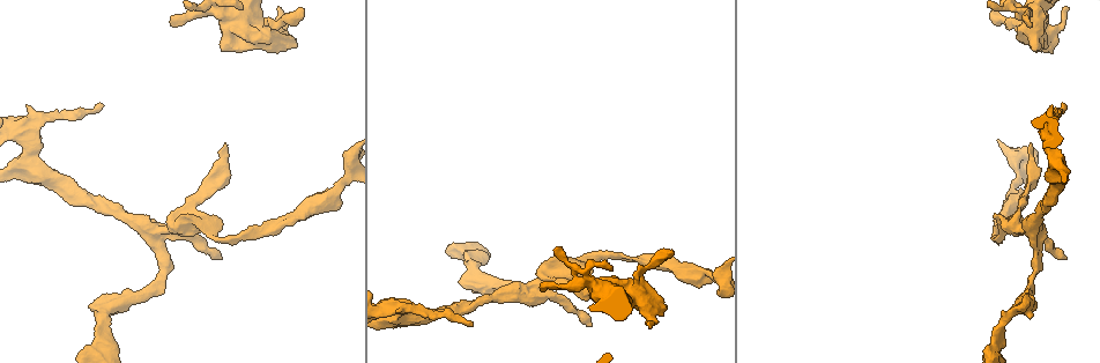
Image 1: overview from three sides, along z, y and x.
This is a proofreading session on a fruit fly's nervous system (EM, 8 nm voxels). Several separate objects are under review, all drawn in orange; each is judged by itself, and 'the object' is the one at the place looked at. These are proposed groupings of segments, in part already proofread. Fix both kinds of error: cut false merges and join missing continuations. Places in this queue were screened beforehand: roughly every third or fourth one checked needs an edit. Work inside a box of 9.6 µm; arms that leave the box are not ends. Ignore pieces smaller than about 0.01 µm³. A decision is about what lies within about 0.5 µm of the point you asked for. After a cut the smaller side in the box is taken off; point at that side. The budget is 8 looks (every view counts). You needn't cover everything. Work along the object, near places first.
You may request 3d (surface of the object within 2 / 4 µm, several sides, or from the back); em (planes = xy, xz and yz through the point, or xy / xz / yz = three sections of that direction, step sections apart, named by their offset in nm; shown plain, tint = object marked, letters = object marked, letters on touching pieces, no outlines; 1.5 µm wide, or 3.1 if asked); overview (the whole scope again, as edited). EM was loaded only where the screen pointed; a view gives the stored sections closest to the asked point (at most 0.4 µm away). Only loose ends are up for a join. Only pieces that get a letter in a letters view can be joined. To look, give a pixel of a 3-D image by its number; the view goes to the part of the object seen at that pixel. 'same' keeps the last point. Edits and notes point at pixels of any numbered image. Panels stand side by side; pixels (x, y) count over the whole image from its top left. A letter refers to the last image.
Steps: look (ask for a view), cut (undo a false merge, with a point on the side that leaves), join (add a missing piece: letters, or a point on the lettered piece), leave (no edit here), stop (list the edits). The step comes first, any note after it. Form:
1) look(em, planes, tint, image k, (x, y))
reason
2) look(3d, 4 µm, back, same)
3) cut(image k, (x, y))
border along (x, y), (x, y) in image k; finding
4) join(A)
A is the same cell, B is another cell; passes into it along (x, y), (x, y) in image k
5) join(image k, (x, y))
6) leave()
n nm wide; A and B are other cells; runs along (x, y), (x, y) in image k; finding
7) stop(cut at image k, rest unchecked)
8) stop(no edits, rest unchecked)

look(3d, 2 µm, image 1, (473, 326))
an open end

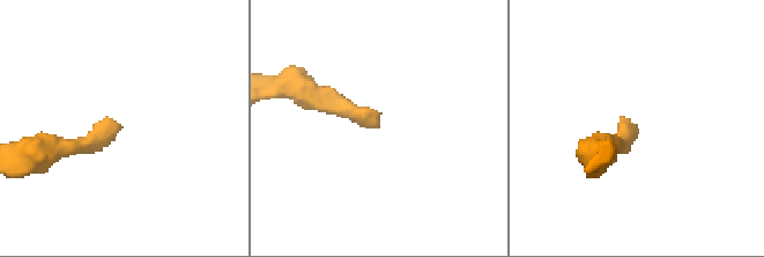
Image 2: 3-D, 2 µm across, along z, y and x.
look(em, planes, letters, image 2, (117, 123))
now the EM

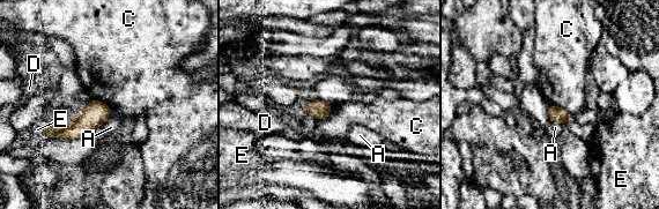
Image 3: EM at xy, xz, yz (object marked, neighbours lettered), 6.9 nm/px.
leave()
100 nm wide; A, C, D and E are other cells; runs along (106, 109), (75, 129), (44, 126) in image 3; none of them fits

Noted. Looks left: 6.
look(3d, 4 µm, image 1, (541, 290))
branch stops here

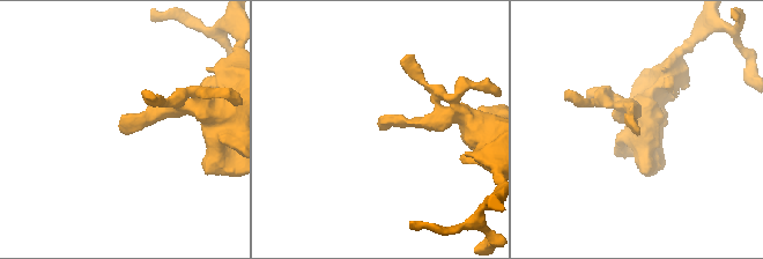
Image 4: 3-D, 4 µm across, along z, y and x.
look(em, planes, letters, image 4, (381, 130))
need the tissue

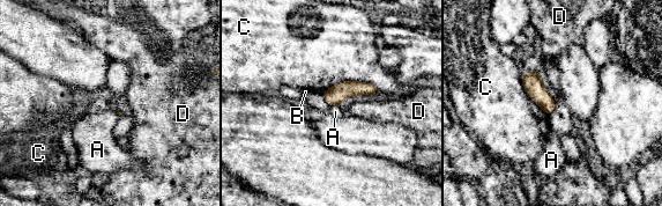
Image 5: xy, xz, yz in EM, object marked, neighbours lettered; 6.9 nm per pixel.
leave()
C touches over 400 nm; A, B, C and D are other cells; border along (555, 100), (555, 109), (549, 115) in image 5; none of them fits

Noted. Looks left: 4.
look(em, planes, letters, image 1, (160, 234))
calibre changes

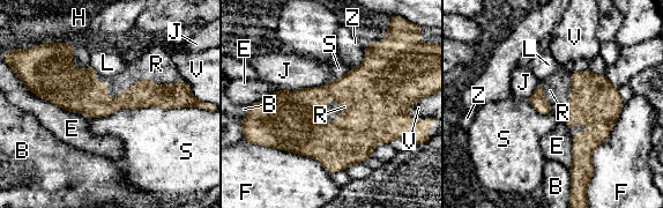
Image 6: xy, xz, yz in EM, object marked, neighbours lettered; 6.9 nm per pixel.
leave()
R touches over 650 nm; B, E, F, H, J, L, R, S, V and Z are other cells; border along (90, 76), (107, 101), (183, 80) in image 6; all the same neuron

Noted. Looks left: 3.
stop(no edits, rest unchecked)

